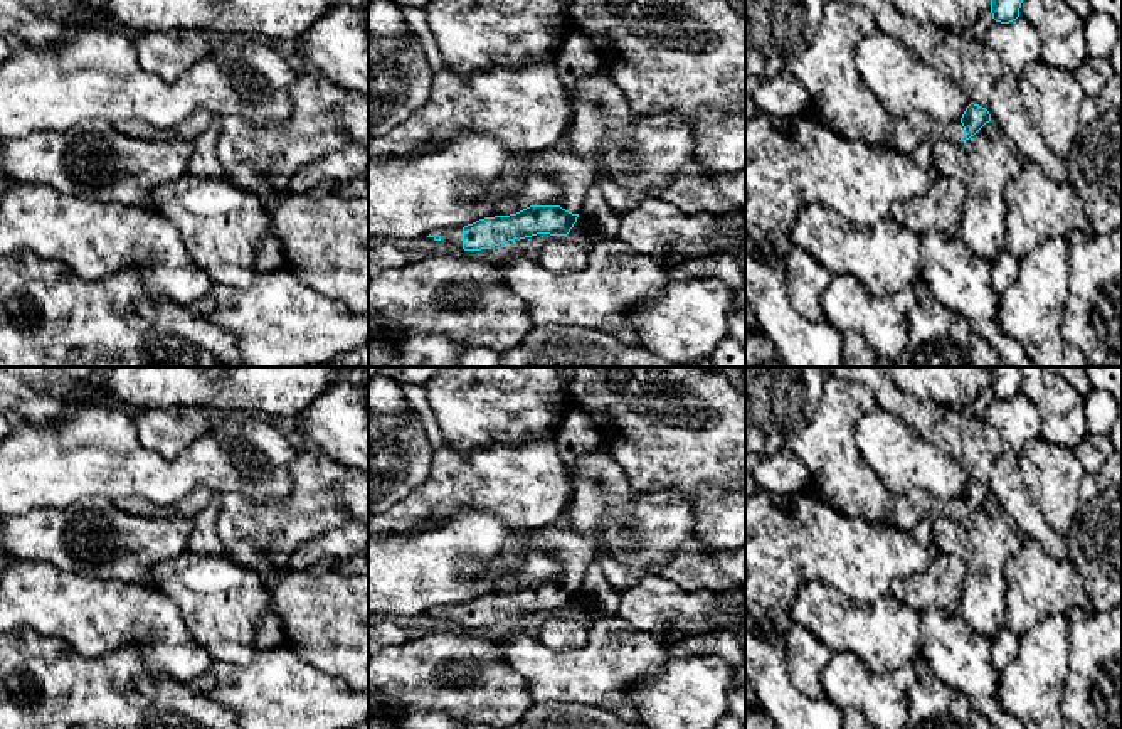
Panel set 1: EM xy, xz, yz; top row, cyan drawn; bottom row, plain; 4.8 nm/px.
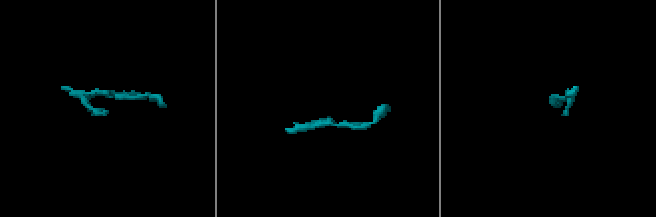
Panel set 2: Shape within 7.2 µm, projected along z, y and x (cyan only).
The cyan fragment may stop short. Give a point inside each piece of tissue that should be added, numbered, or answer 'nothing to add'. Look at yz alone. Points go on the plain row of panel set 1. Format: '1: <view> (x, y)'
1: yz (910, 509)

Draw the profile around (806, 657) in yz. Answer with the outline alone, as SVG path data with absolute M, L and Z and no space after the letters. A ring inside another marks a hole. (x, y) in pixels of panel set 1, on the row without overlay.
M794 625L786 635L786 663L791 682L807 697L823 699L824 689L821 673L831 660L833 652L828 650L806 628Z

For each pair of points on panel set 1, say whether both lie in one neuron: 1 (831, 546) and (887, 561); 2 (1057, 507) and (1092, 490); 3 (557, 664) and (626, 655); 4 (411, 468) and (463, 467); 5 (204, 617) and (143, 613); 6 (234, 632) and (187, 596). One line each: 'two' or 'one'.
1: one
2: two
3: one
4: two
5: two
6: one

